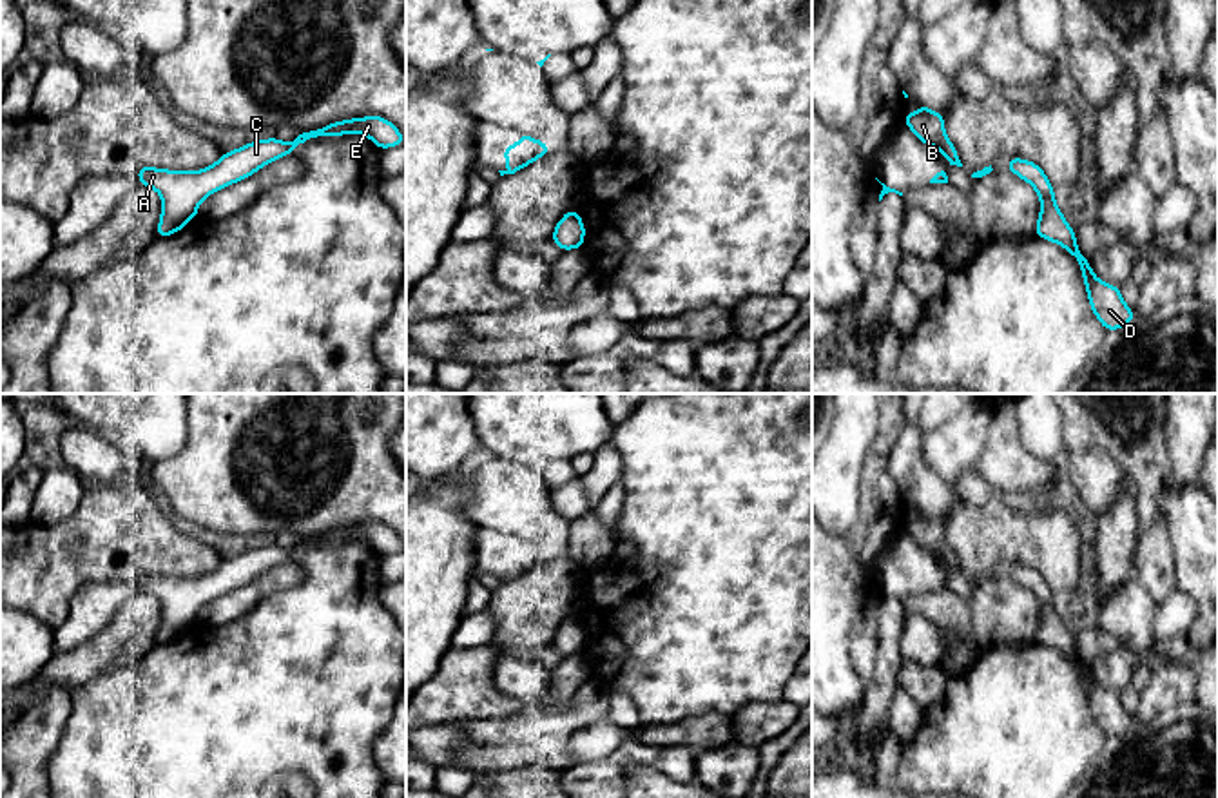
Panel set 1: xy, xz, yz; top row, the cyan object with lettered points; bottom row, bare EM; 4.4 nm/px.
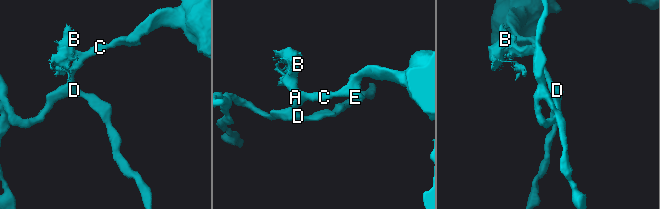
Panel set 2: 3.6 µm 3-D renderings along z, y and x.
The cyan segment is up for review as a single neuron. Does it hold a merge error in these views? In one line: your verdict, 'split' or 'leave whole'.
leave whole

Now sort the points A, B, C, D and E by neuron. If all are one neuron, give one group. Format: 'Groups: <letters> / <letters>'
Groups: A B C D E

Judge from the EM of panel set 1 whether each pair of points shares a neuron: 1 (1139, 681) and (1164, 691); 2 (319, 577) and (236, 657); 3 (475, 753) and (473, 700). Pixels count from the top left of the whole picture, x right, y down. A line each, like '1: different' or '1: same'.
1: different
2: same
3: different

